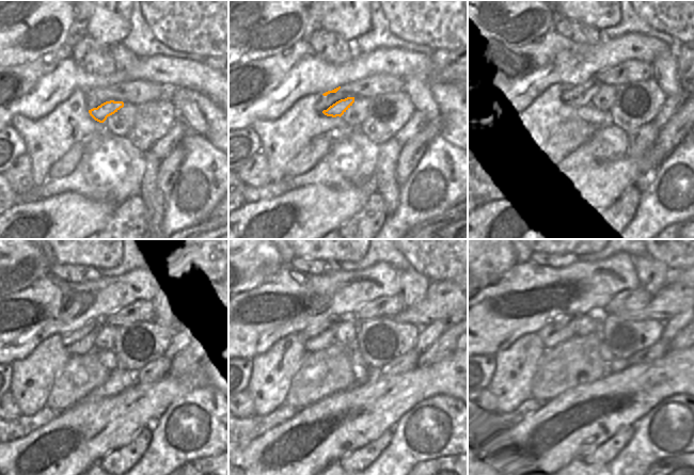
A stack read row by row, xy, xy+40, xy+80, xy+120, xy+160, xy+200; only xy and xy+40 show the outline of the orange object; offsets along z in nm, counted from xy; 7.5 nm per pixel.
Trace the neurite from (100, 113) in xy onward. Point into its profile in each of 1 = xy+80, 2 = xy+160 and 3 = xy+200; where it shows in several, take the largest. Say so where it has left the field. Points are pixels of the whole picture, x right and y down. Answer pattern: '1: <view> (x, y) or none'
1: xy+80 (572, 98)
2: xy+160 (321, 335)
3: xy+200 (561, 329)

